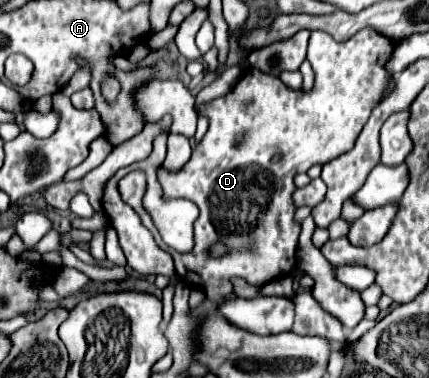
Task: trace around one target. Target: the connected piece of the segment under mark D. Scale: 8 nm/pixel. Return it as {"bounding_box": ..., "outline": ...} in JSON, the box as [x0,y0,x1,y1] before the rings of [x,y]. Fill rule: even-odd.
{"bounding_box":[126,29,394,305],"outline":[[[362,29],[342,43],[336,43],[324,31],[314,31],[306,55],[316,73],[312,91],[288,89],[280,79],[246,67],[242,79],[228,95],[196,107],[208,119],[206,137],[194,147],[190,163],[182,171],[158,171],[166,197],[188,199],[200,207],[200,217],[194,223],[194,249],[190,253],[178,253],[168,247],[142,205],[142,193],[128,191],[126,195],[128,205],[138,211],[156,243],[174,257],[180,281],[190,287],[200,287],[212,303],[220,305],[228,297],[234,297],[232,277],[262,287],[296,269],[302,227],[294,221],[298,209],[292,199],[296,189],[294,177],[354,147],[370,111],[390,81],[386,63],[392,51],[394,41],[370,29]],[[238,135],[244,135],[244,139],[240,147],[234,147]],[[274,153],[282,153],[280,163],[270,161]],[[216,243],[224,243],[228,255],[212,257],[210,247]]]}

